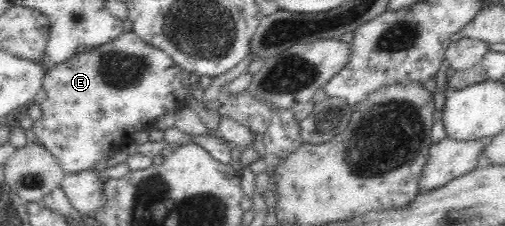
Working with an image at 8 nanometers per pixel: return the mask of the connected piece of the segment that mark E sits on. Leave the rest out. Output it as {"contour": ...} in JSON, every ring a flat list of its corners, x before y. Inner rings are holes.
{"contour":[[133,31,124,32,89,52,76,53,71,59,45,72,39,102,42,115,33,122,32,130,39,144,56,157,65,173,90,170,101,160,113,162,115,155,134,143,136,132,154,127,159,116,175,112,185,105,184,97,190,90,190,75,164,51,144,42]]}

